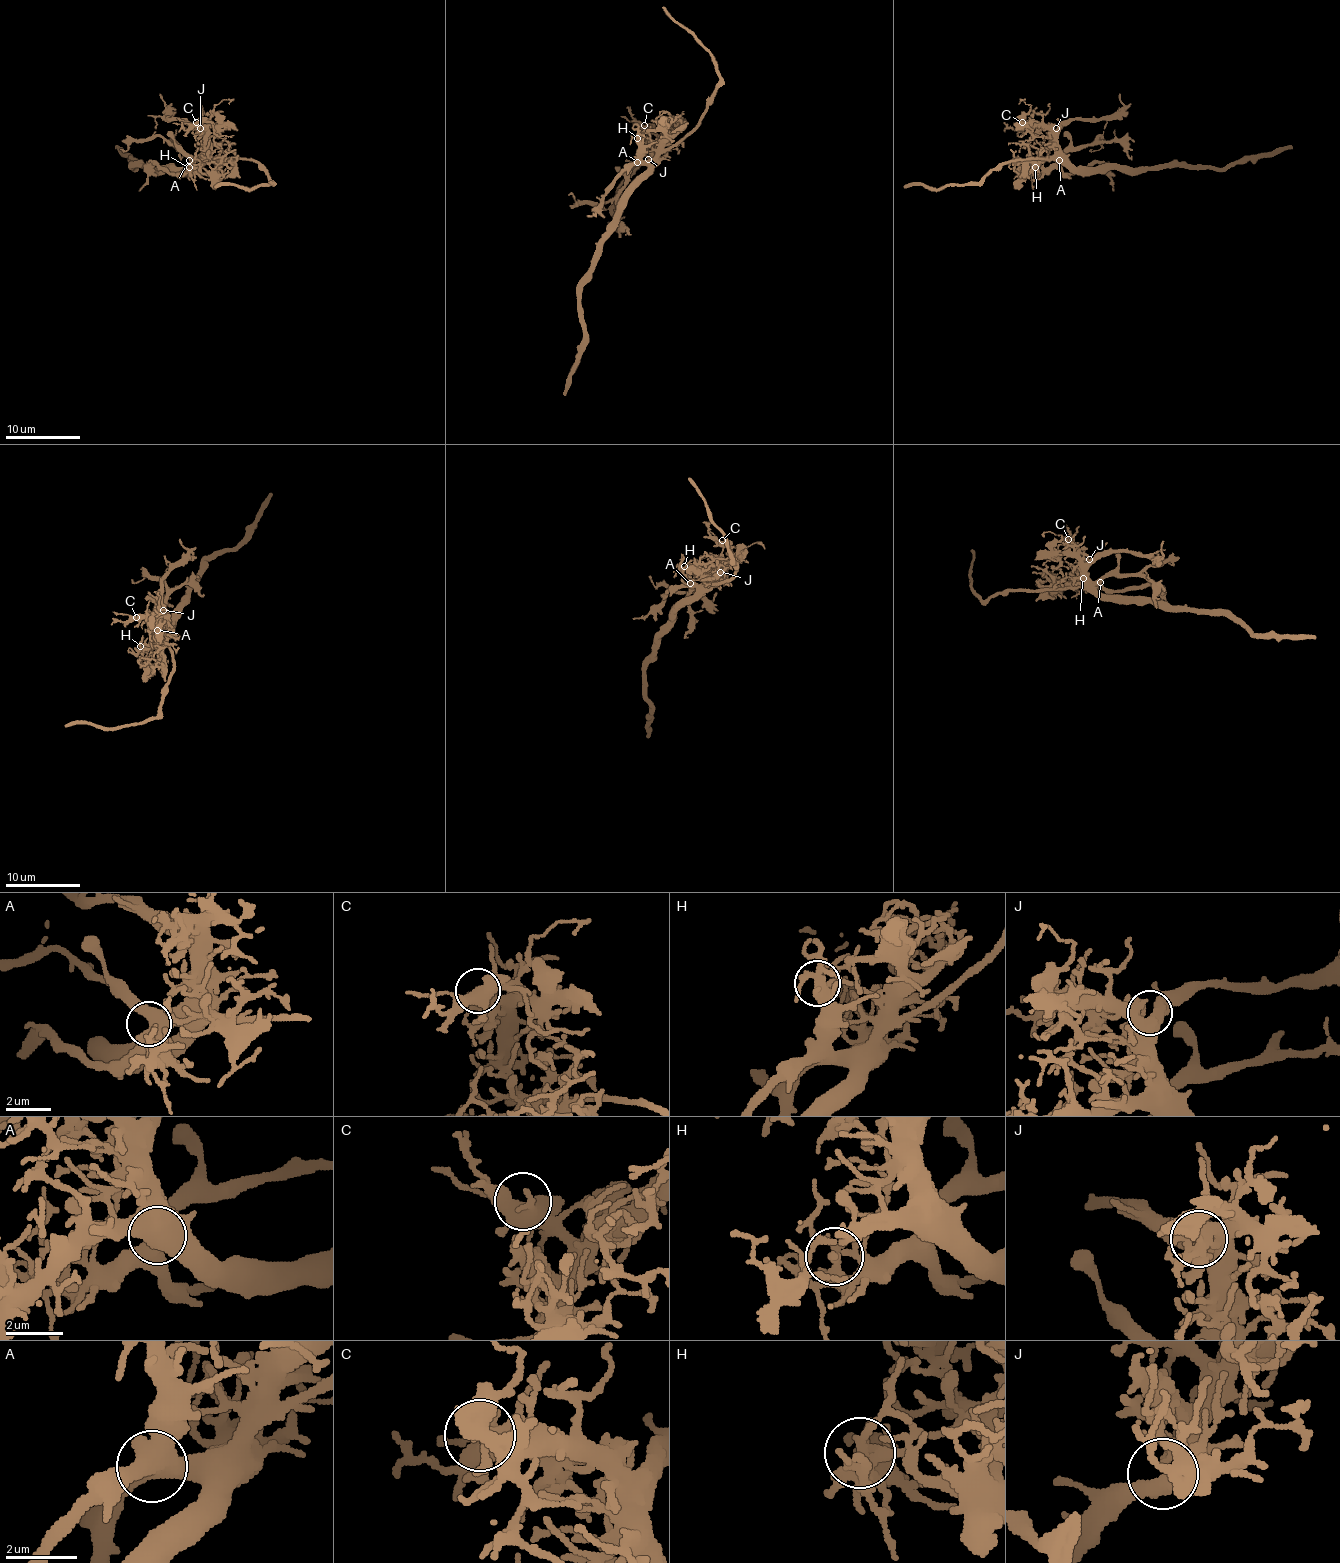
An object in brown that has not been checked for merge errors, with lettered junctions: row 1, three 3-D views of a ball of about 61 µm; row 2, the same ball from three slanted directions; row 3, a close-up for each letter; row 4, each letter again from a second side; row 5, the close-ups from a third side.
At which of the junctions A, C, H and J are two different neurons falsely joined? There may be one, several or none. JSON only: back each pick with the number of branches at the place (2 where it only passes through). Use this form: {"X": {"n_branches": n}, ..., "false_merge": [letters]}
{"false_merge": []}

